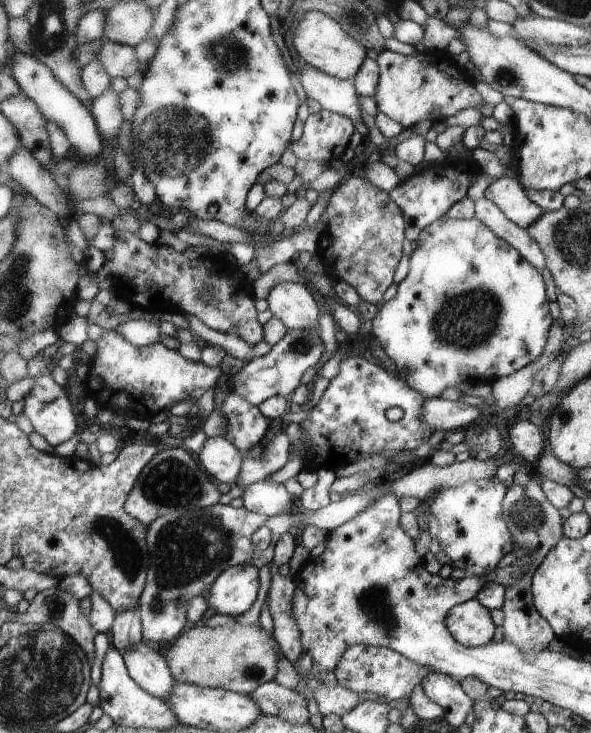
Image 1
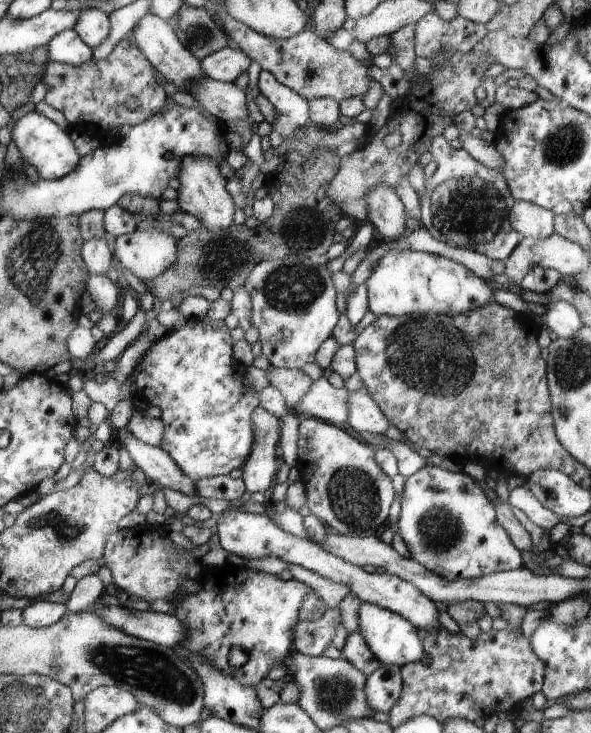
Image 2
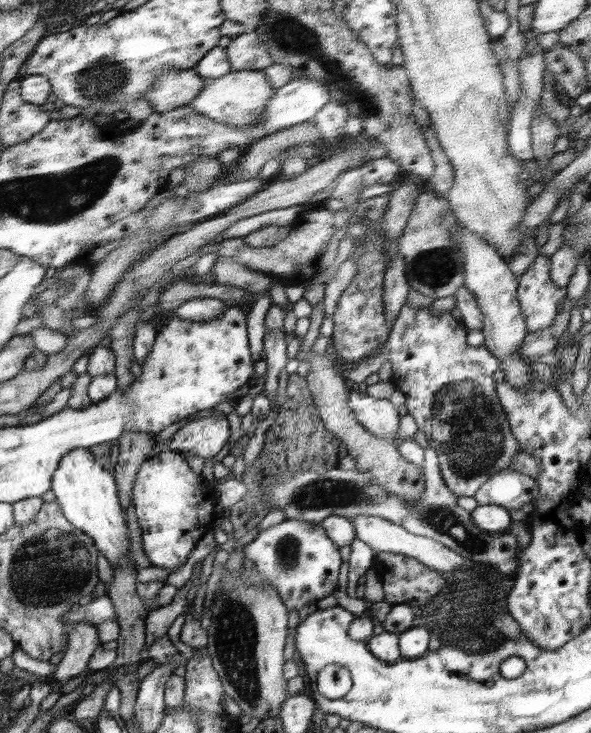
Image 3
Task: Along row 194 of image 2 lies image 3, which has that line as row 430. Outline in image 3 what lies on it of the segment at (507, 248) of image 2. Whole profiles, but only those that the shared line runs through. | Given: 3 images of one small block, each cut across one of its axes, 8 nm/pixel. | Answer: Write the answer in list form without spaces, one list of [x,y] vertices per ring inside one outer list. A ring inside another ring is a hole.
[[[407,299],[402,310],[398,312],[387,344],[381,346],[377,352],[371,352],[360,364],[348,369],[346,373],[348,381],[359,384],[374,372],[378,372],[384,362],[392,364],[392,377],[389,382],[406,396],[408,414],[414,417],[417,426],[424,432],[429,440],[428,446],[437,452],[444,482],[458,497],[474,496],[490,476],[509,468],[521,448],[496,393],[493,374],[500,369],[499,360],[496,360],[490,349],[484,345],[467,345],[467,332],[463,322],[451,316],[450,311],[432,314],[429,307],[414,308]]]

